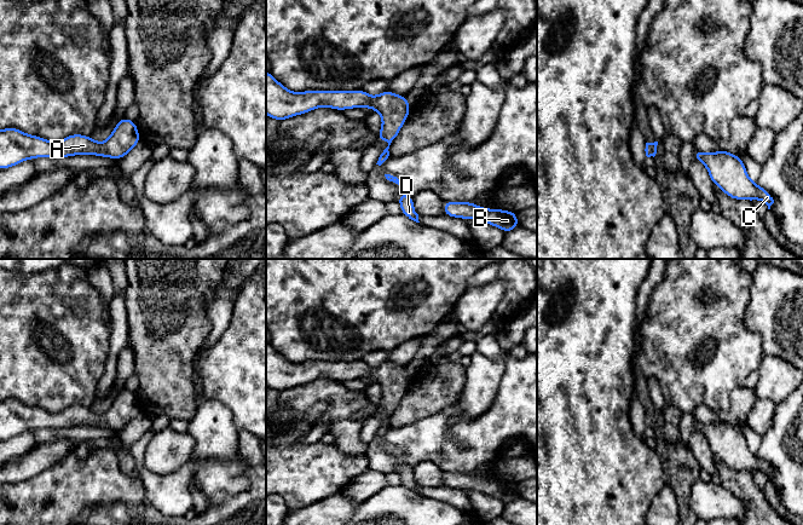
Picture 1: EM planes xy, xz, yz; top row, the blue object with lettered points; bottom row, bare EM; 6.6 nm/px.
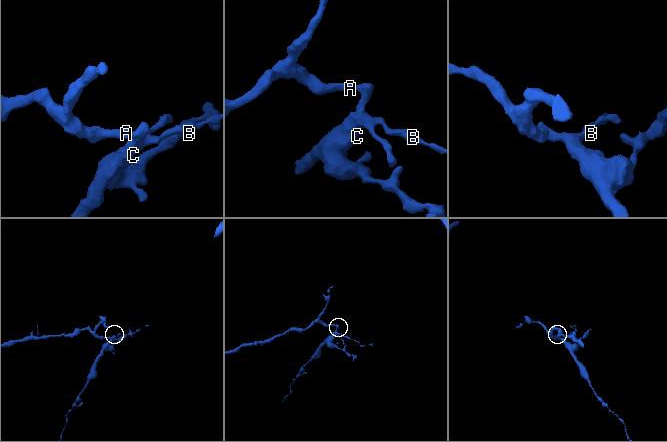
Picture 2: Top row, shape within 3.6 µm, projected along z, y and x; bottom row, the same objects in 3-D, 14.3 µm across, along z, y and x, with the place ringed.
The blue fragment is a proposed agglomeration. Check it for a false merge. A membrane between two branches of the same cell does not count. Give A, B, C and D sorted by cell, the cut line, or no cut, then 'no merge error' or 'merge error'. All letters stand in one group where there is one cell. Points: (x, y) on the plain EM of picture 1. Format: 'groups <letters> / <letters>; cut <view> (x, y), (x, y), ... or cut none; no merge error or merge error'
groups A B C D; cut none; no merge error

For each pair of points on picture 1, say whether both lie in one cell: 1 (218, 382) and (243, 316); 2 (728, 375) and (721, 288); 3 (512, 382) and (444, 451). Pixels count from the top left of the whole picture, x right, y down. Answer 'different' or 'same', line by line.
1: same
2: same
3: same

